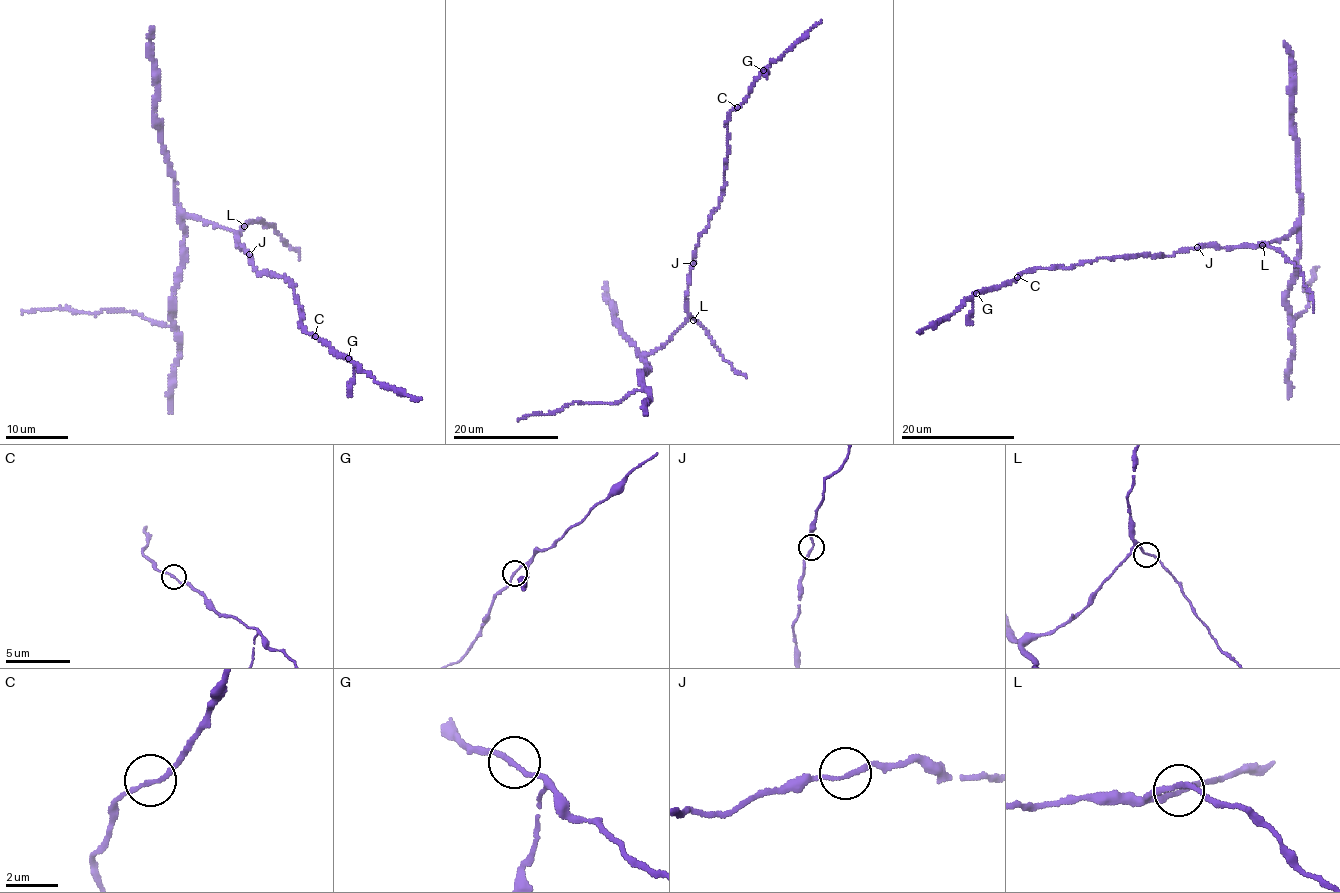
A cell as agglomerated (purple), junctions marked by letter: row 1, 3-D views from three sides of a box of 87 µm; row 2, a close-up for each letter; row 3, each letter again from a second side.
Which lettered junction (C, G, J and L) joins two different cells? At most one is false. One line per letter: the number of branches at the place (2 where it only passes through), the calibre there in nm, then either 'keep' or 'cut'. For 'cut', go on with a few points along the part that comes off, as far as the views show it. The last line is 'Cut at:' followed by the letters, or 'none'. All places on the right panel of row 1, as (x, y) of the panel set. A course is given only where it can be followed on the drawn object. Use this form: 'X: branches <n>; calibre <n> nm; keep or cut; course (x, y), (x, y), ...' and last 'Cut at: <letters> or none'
C: branches 2; calibre 160 nm; keep
G: branches 2; calibre 170 nm; keep
J: branches 2; calibre 160 nm; keep
L: branches 2; calibre 180 nm; keep
Cut at: none

